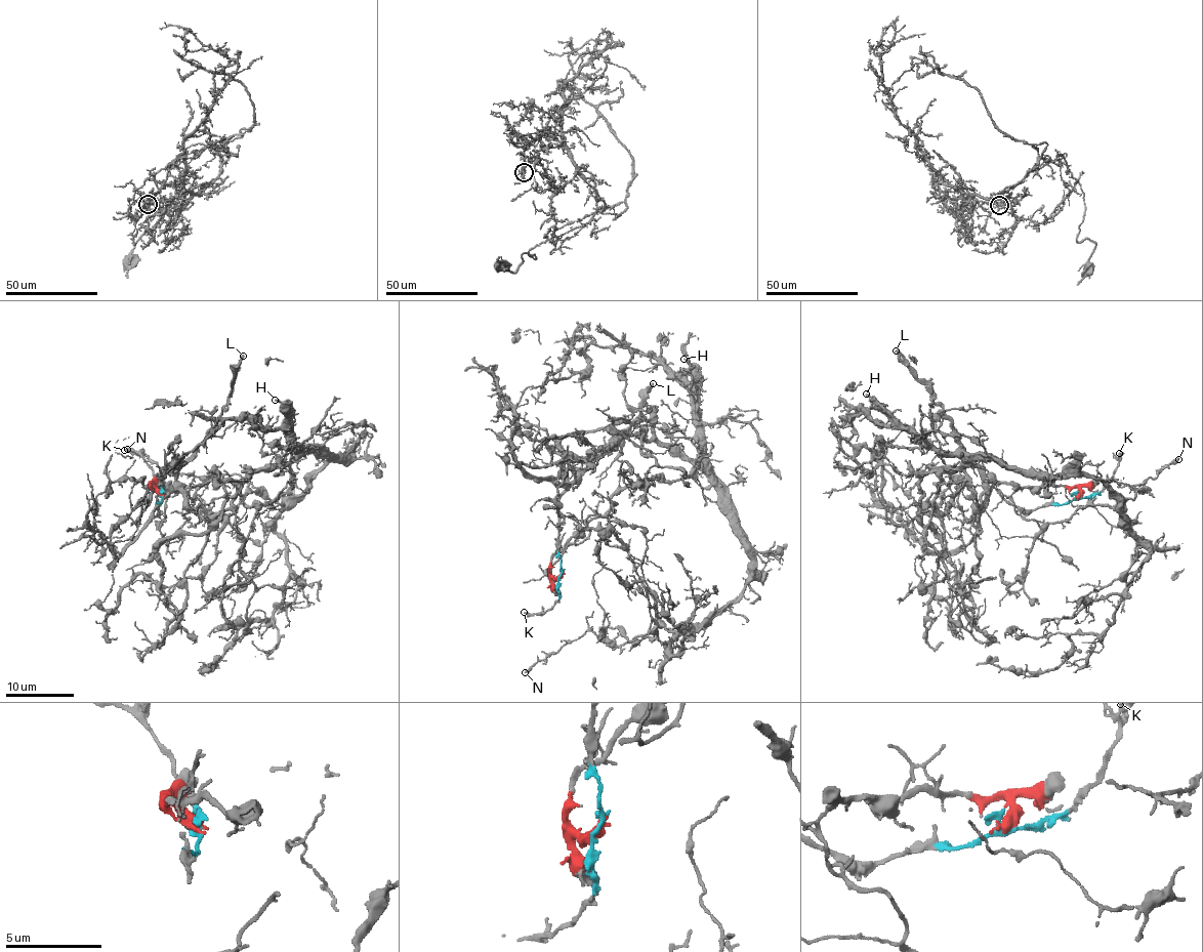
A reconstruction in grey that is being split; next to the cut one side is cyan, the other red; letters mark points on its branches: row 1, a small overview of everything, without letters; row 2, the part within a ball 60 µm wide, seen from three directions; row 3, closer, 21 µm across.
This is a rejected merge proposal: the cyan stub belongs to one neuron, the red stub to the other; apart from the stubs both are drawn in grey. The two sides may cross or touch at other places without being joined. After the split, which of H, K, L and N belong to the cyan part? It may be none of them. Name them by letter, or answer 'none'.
K, L

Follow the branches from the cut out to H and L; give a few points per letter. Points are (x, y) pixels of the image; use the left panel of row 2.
H: (162, 494), (150, 484), (231, 482), (249, 506), (274, 502), (295, 453), (291, 414), (275, 399)
L: (162, 494), (159, 511), (157, 500), (161, 491), (174, 484), (176, 471), (225, 405), (237, 363), (244, 356)

